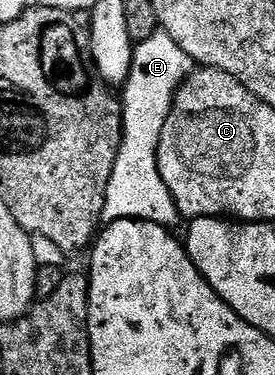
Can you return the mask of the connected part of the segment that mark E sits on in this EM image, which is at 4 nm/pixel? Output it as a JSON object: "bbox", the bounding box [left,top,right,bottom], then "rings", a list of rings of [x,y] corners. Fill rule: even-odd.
{"bbox":[105,30,194,230],"rings":[[[162,30],[133,47],[130,74],[122,86],[124,129],[118,158],[114,162],[114,174],[110,186],[106,186],[105,221],[145,220],[169,230],[181,223],[178,206],[158,168],[158,146],[176,92],[193,71],[194,62],[186,50],[182,50],[182,46]]]}

